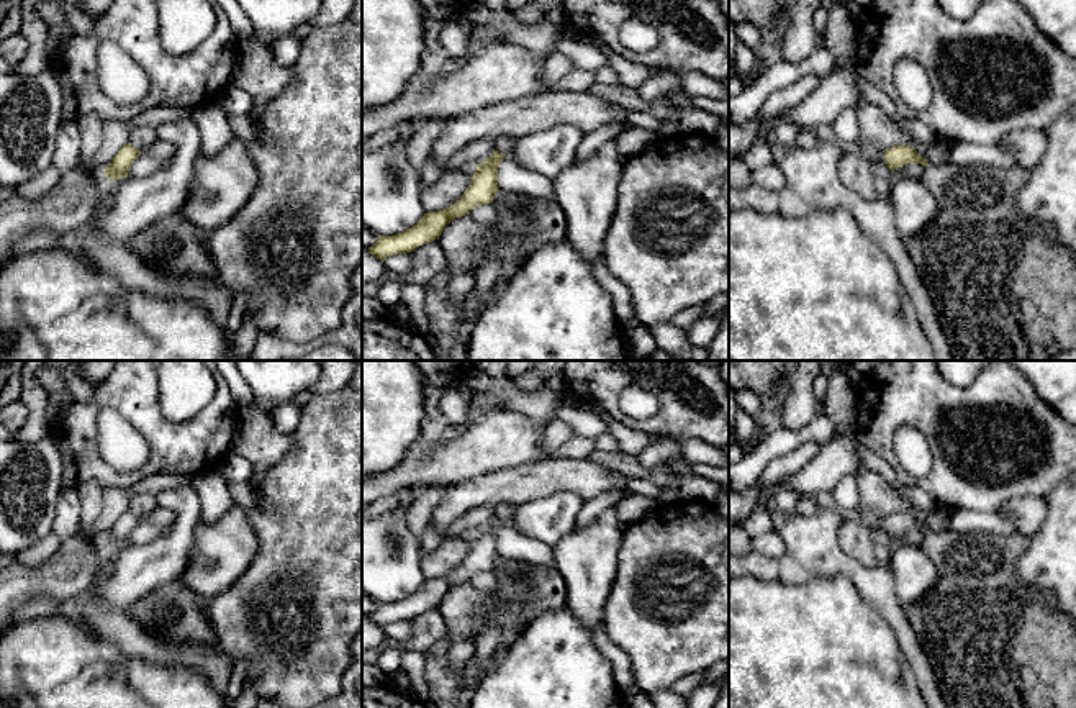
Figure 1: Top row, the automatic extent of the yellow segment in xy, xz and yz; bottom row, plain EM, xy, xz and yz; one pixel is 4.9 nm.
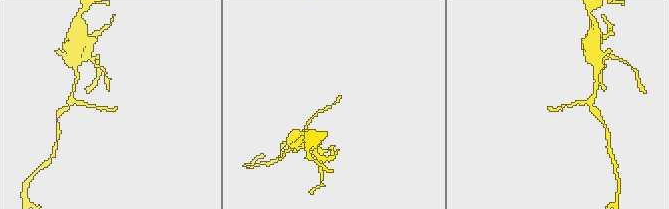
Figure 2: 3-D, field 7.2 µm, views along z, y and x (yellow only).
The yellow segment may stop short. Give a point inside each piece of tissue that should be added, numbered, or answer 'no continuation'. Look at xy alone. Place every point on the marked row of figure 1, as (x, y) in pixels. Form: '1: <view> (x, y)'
no continuation

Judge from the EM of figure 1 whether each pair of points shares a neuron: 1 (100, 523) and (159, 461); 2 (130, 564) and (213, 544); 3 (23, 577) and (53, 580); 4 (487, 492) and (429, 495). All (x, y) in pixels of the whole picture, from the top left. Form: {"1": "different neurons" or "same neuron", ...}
{"1": "different neurons", "2": "different neurons", "3": "same neuron", "4": "different neurons"}

